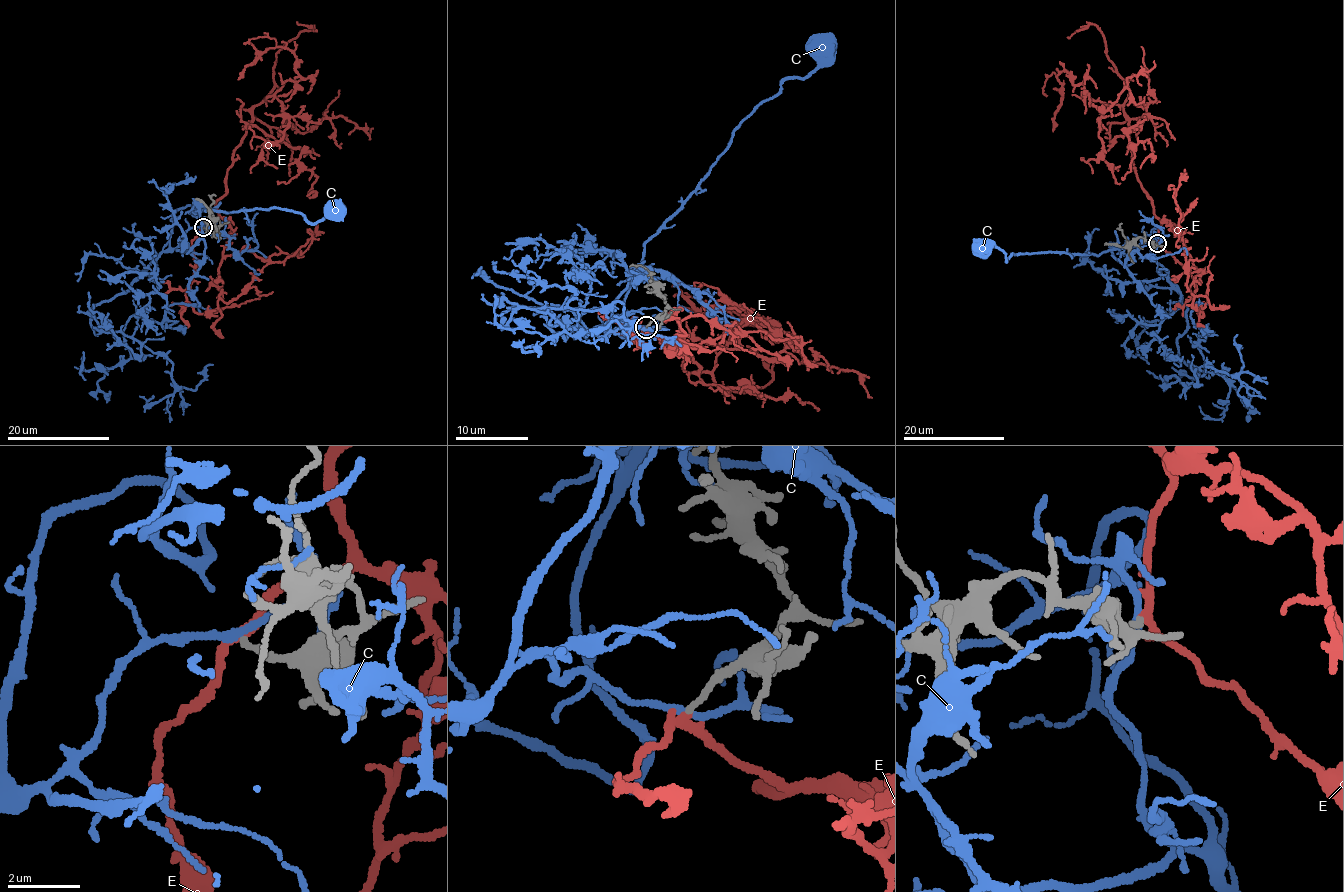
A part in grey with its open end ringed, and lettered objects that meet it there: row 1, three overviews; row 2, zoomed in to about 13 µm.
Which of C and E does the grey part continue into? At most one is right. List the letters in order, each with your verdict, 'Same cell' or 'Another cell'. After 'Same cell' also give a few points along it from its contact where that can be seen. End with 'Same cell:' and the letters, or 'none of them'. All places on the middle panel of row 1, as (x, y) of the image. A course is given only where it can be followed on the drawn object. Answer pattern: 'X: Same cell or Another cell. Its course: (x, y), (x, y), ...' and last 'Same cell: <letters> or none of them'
C: Another cell
E: Same cell. Its course: (647, 326), (699, 372), (684, 369), (683, 337), (775, 359), (784, 348), (770, 334), (796, 351), (786, 321)
Same cell: E

